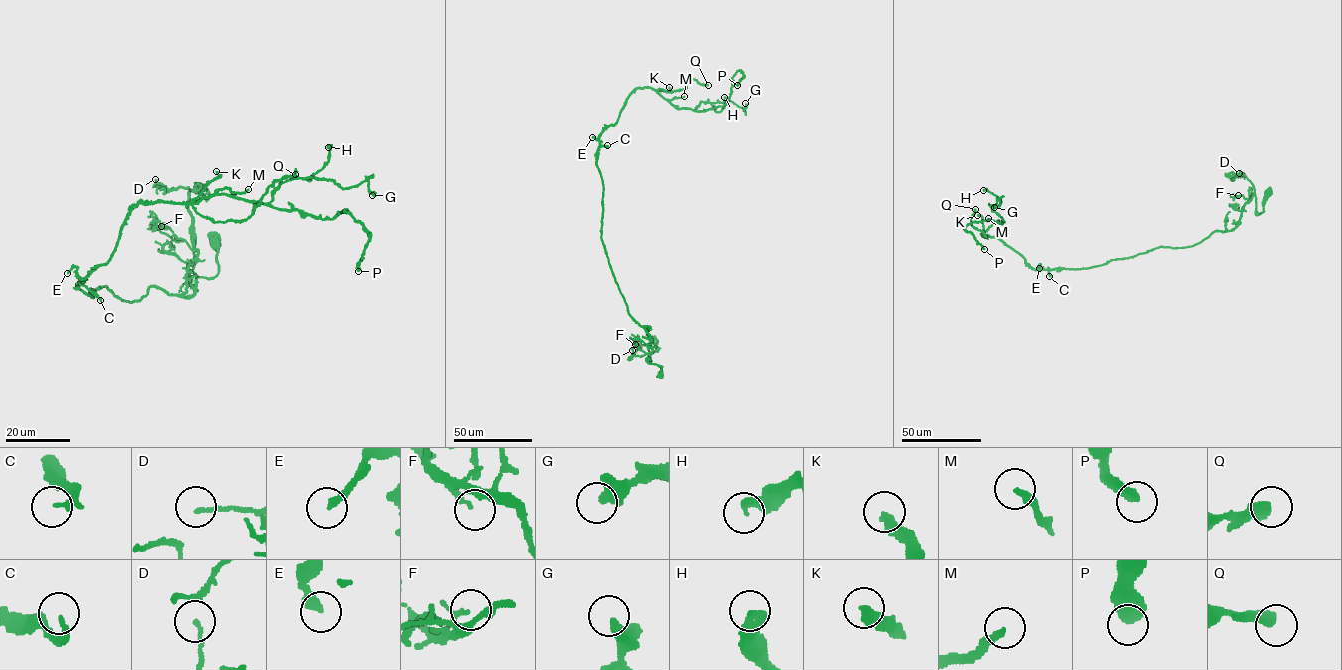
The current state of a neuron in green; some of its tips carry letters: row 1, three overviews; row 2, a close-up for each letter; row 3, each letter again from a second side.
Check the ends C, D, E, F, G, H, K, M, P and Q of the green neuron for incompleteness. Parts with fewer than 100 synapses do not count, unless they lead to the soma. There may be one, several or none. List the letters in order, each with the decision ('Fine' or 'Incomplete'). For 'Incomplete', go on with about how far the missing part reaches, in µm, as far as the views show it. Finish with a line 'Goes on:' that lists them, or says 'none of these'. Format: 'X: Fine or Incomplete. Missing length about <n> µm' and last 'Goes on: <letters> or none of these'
C: Fine
D: Fine
E: Fine
F: Fine
G: Fine
H: Fine
K: Fine
M: Fine
P: Fine
Q: Fine
Goes on: none of these

